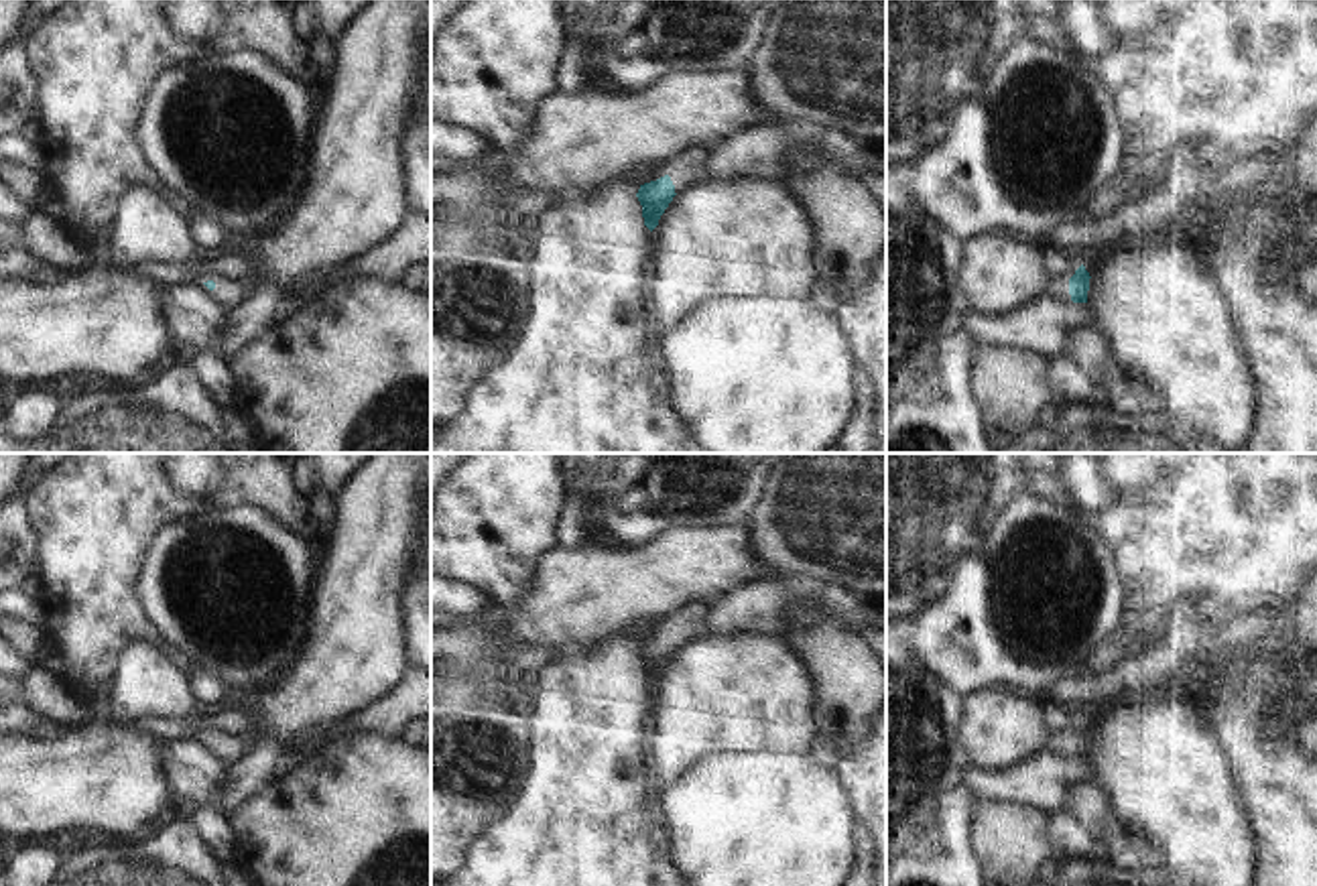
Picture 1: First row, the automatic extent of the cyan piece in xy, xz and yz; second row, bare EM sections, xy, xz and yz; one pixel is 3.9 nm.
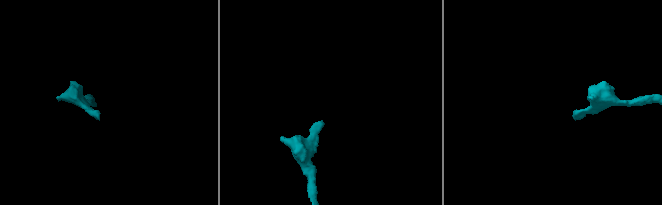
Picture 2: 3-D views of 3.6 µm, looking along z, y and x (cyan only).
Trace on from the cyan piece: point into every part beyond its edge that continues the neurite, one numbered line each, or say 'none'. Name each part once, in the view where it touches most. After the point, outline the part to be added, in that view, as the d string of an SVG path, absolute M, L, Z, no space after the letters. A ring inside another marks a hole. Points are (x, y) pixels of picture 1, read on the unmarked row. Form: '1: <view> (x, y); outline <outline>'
1: xz (683, 624); outline M711 599L687 604L669 618L667 630L675 640L675 648L689 644L699 634L697 626L705 618L709 604Z

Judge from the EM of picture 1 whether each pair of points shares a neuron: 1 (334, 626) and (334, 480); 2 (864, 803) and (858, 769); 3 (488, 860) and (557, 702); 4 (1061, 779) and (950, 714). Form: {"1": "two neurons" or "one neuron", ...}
{"1": "two neurons", "2": "one neuron", "3": "one neuron", "4": "two neurons"}

